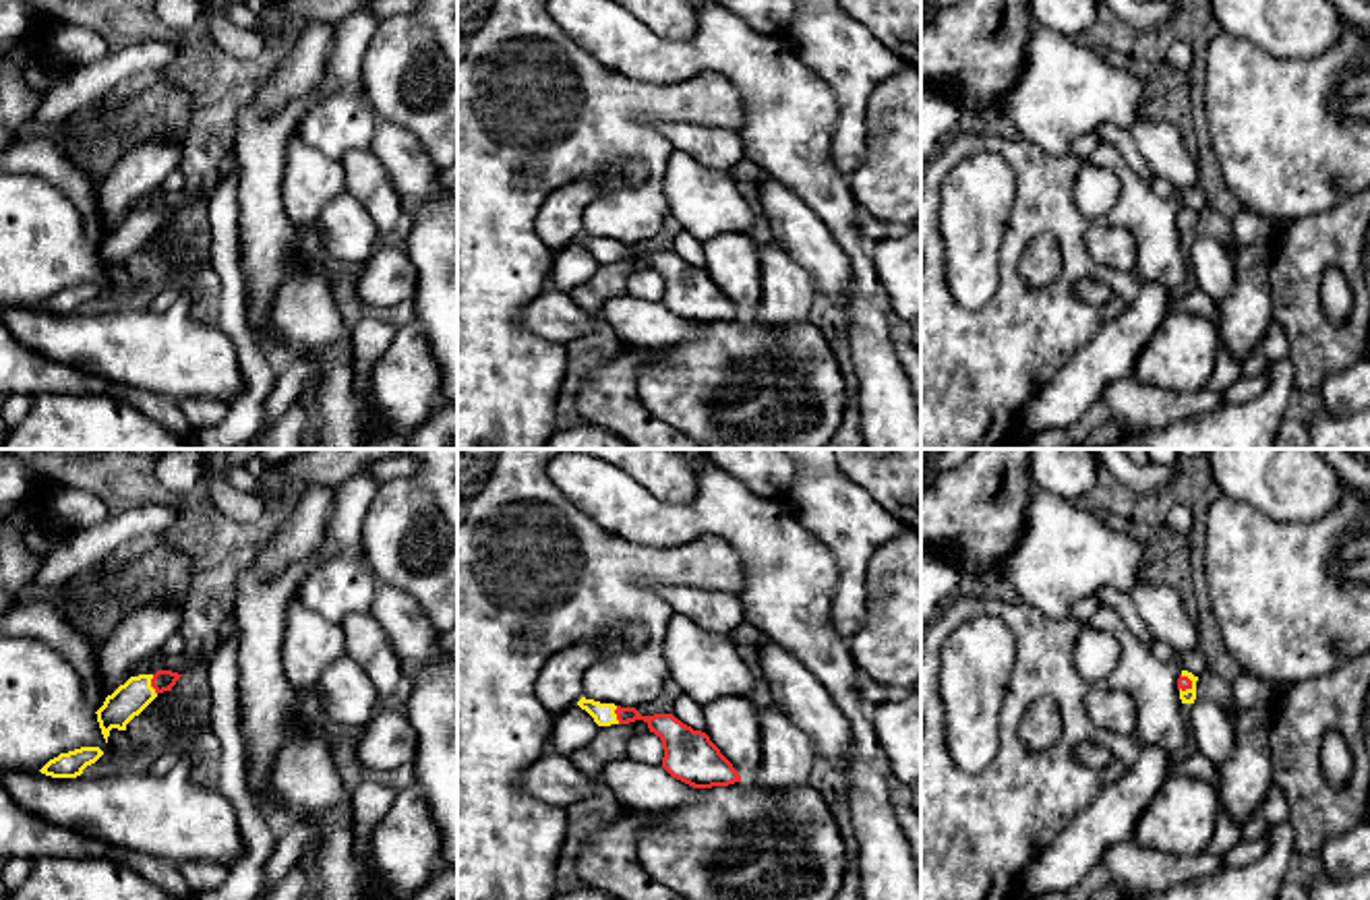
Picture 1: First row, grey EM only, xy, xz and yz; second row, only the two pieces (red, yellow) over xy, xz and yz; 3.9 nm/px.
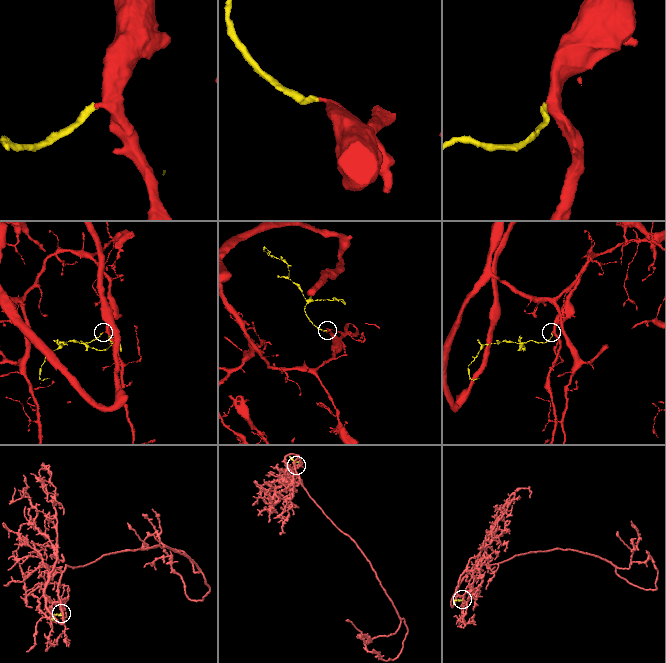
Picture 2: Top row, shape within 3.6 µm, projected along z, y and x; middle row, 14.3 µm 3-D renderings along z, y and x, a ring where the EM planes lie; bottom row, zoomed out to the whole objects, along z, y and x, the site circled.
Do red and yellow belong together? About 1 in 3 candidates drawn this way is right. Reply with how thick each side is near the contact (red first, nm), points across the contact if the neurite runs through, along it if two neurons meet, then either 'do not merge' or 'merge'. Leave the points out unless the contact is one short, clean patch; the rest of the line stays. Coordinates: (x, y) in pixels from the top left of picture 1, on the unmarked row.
80 nm thick on the red side, 140 nm on the other; runs through xy (162, 218), (152, 222), (129, 236); merge

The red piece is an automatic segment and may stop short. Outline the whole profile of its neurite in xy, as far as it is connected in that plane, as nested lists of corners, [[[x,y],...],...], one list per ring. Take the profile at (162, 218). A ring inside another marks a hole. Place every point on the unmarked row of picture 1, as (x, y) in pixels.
[[[157,207],[155,211],[130,213],[95,248],[101,271],[108,279],[110,267],[126,267],[126,261],[139,252],[159,230],[172,228],[182,211]]]

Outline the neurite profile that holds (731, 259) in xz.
[[[747,232],[718,234],[704,242],[706,271],[739,308],[753,319],[762,302],[757,240]]]

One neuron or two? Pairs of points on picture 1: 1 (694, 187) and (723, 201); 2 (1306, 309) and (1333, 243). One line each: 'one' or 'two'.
1: one
2: one

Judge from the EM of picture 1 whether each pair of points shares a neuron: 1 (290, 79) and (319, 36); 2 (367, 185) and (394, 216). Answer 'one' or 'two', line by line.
1: one
2: one

